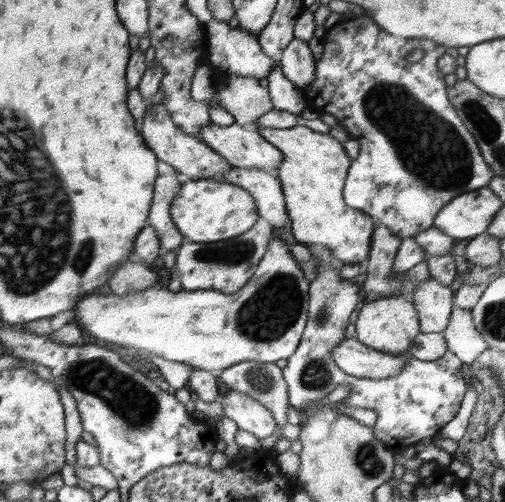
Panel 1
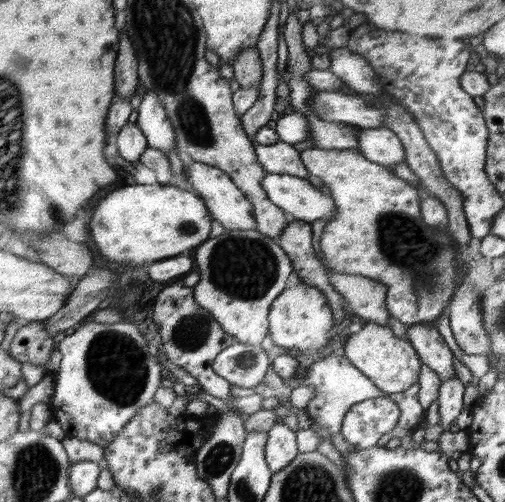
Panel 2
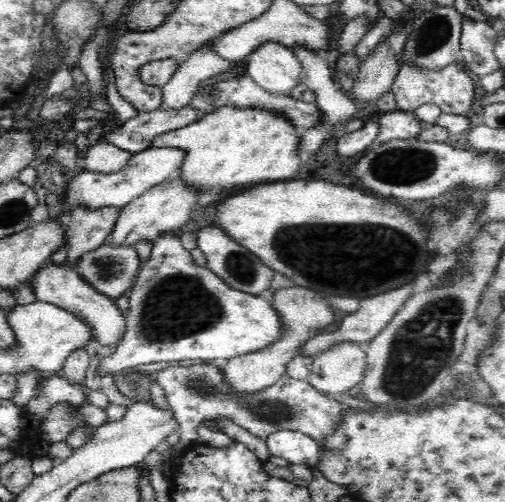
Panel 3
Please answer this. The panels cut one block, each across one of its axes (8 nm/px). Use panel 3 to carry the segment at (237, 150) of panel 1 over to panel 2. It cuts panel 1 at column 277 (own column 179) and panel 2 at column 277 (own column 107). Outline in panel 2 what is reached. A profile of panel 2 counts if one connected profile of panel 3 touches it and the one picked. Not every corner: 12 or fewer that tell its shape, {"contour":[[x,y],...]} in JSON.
{"contour":[[267,173],[266,197],[292,218],[320,228],[336,201],[306,178]]}

